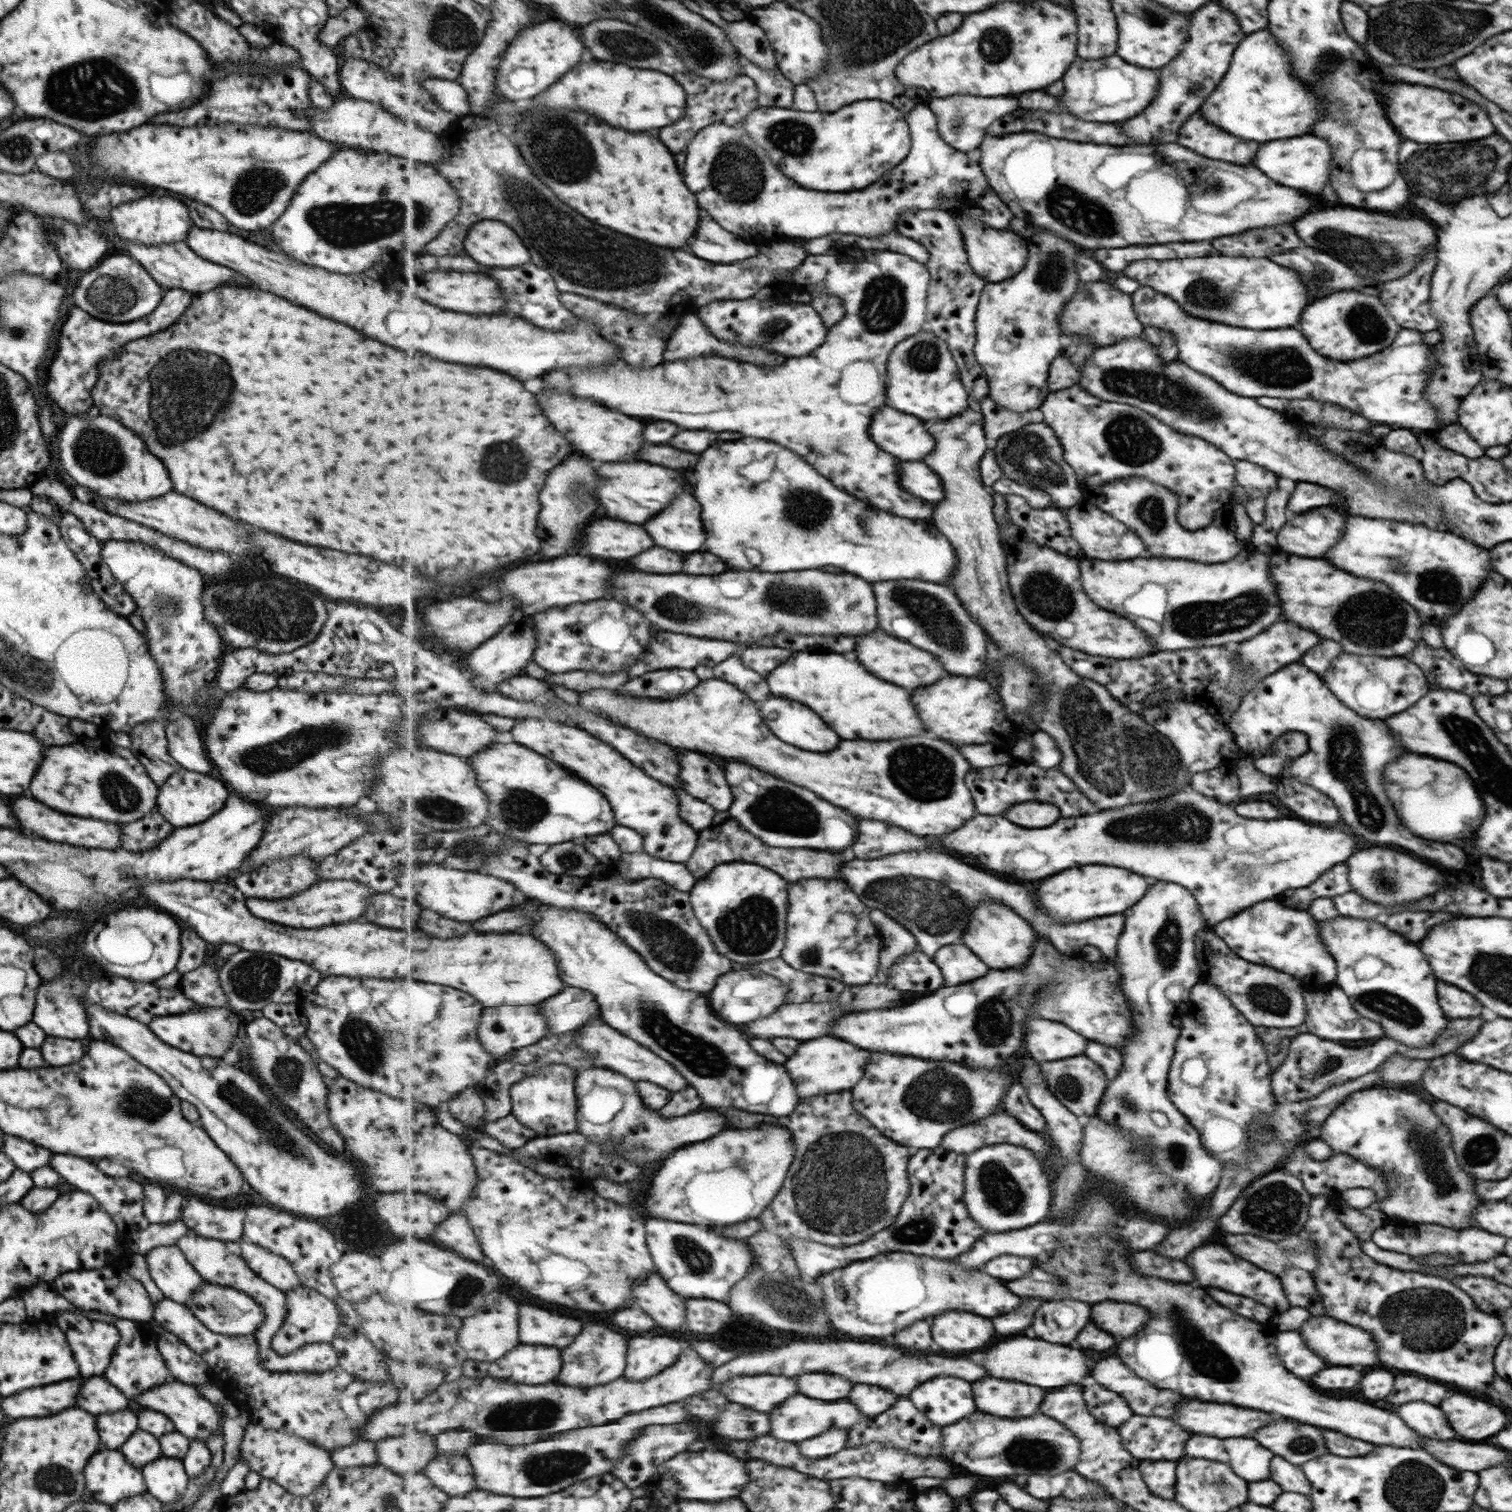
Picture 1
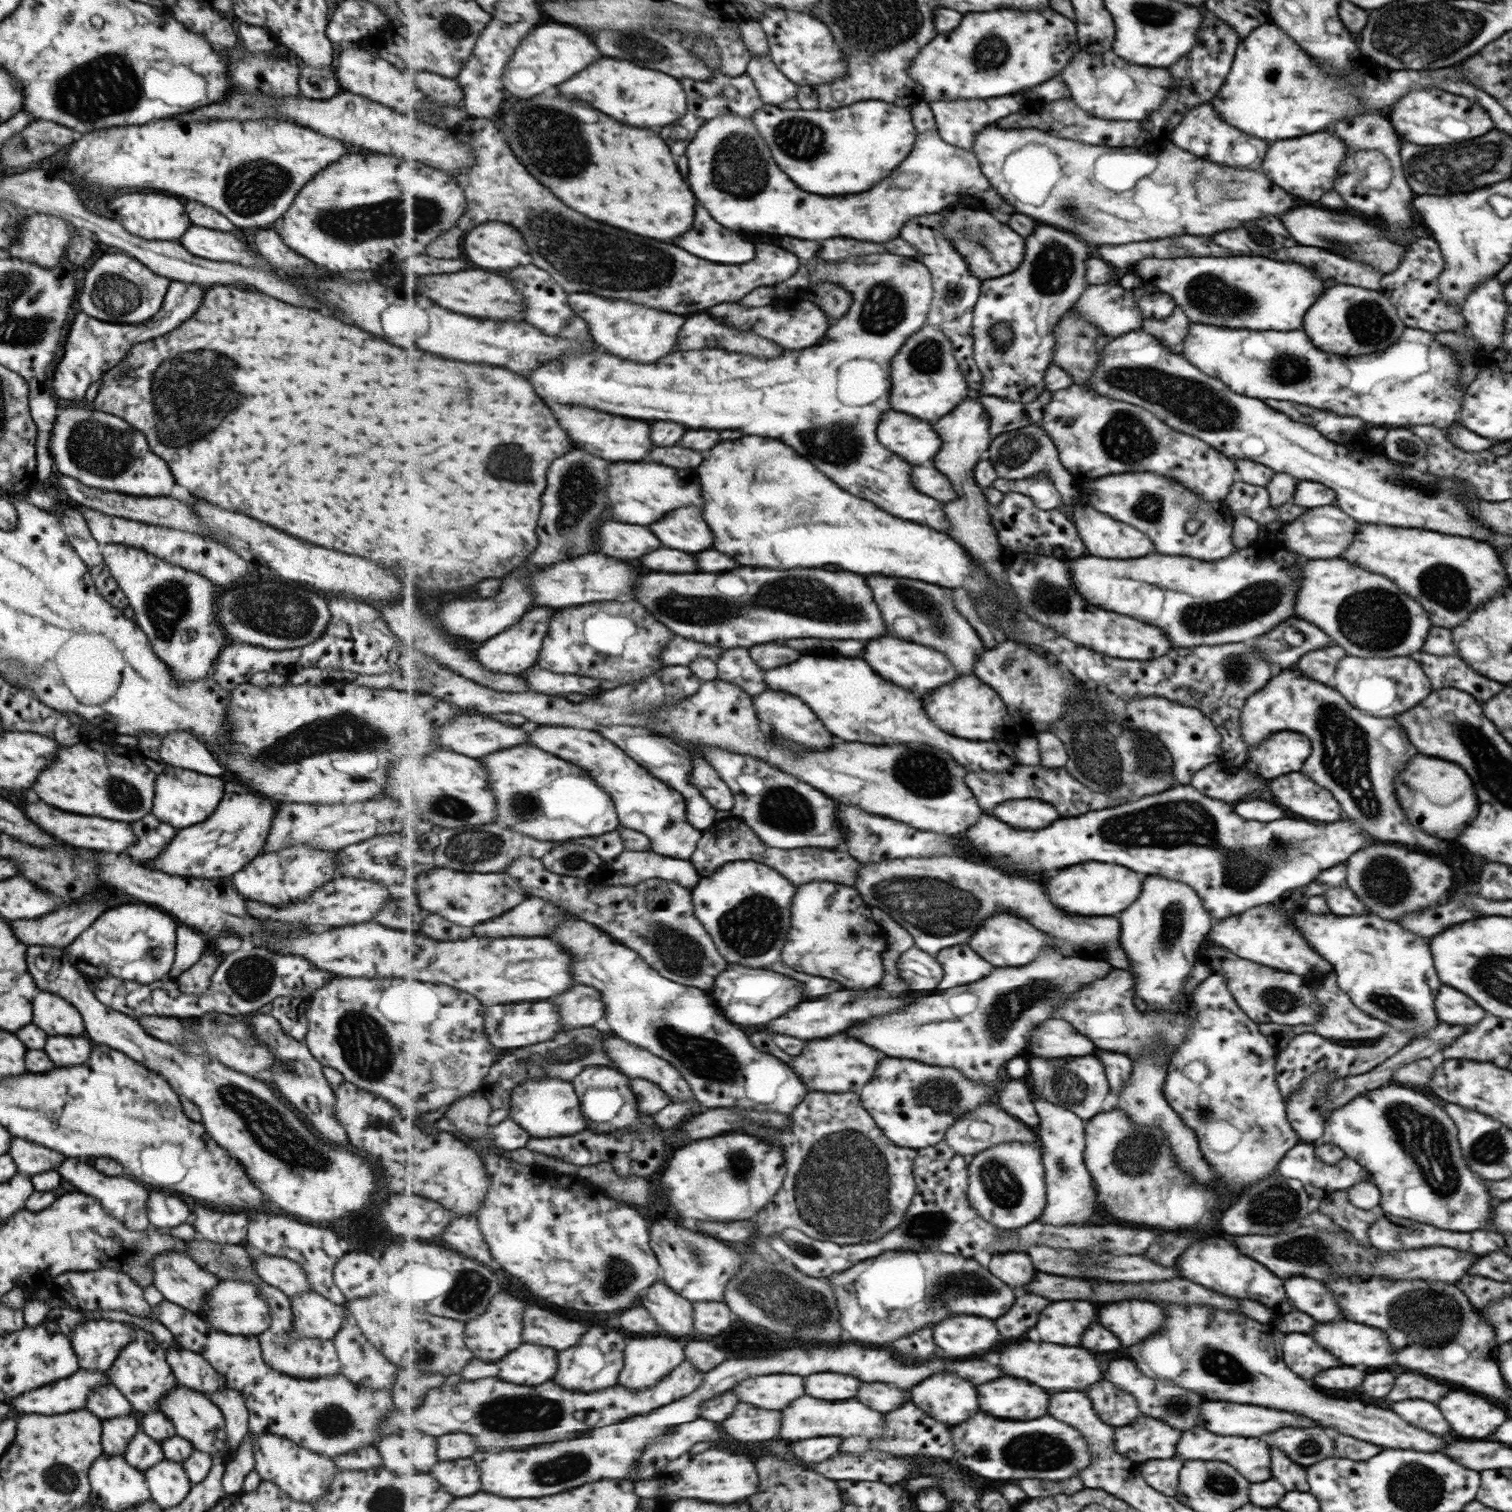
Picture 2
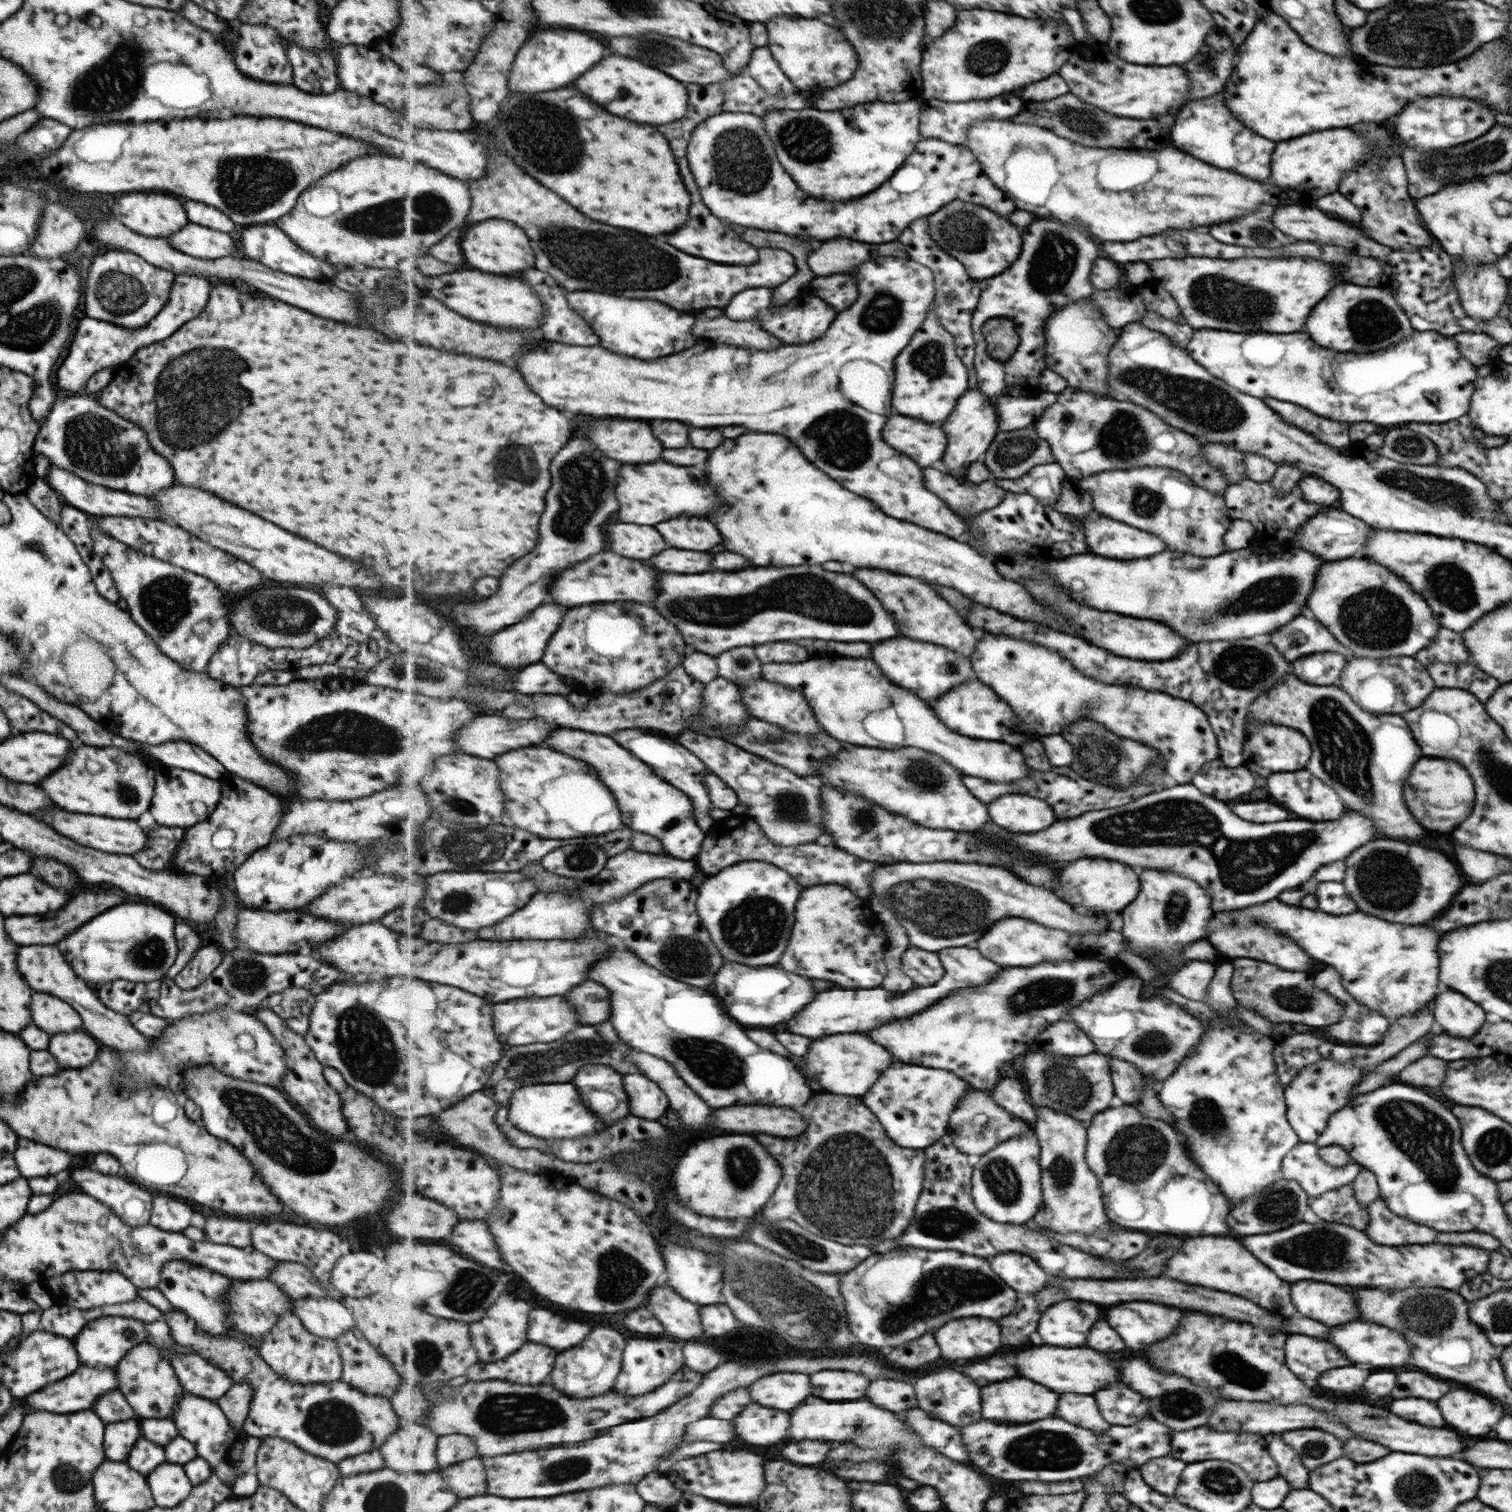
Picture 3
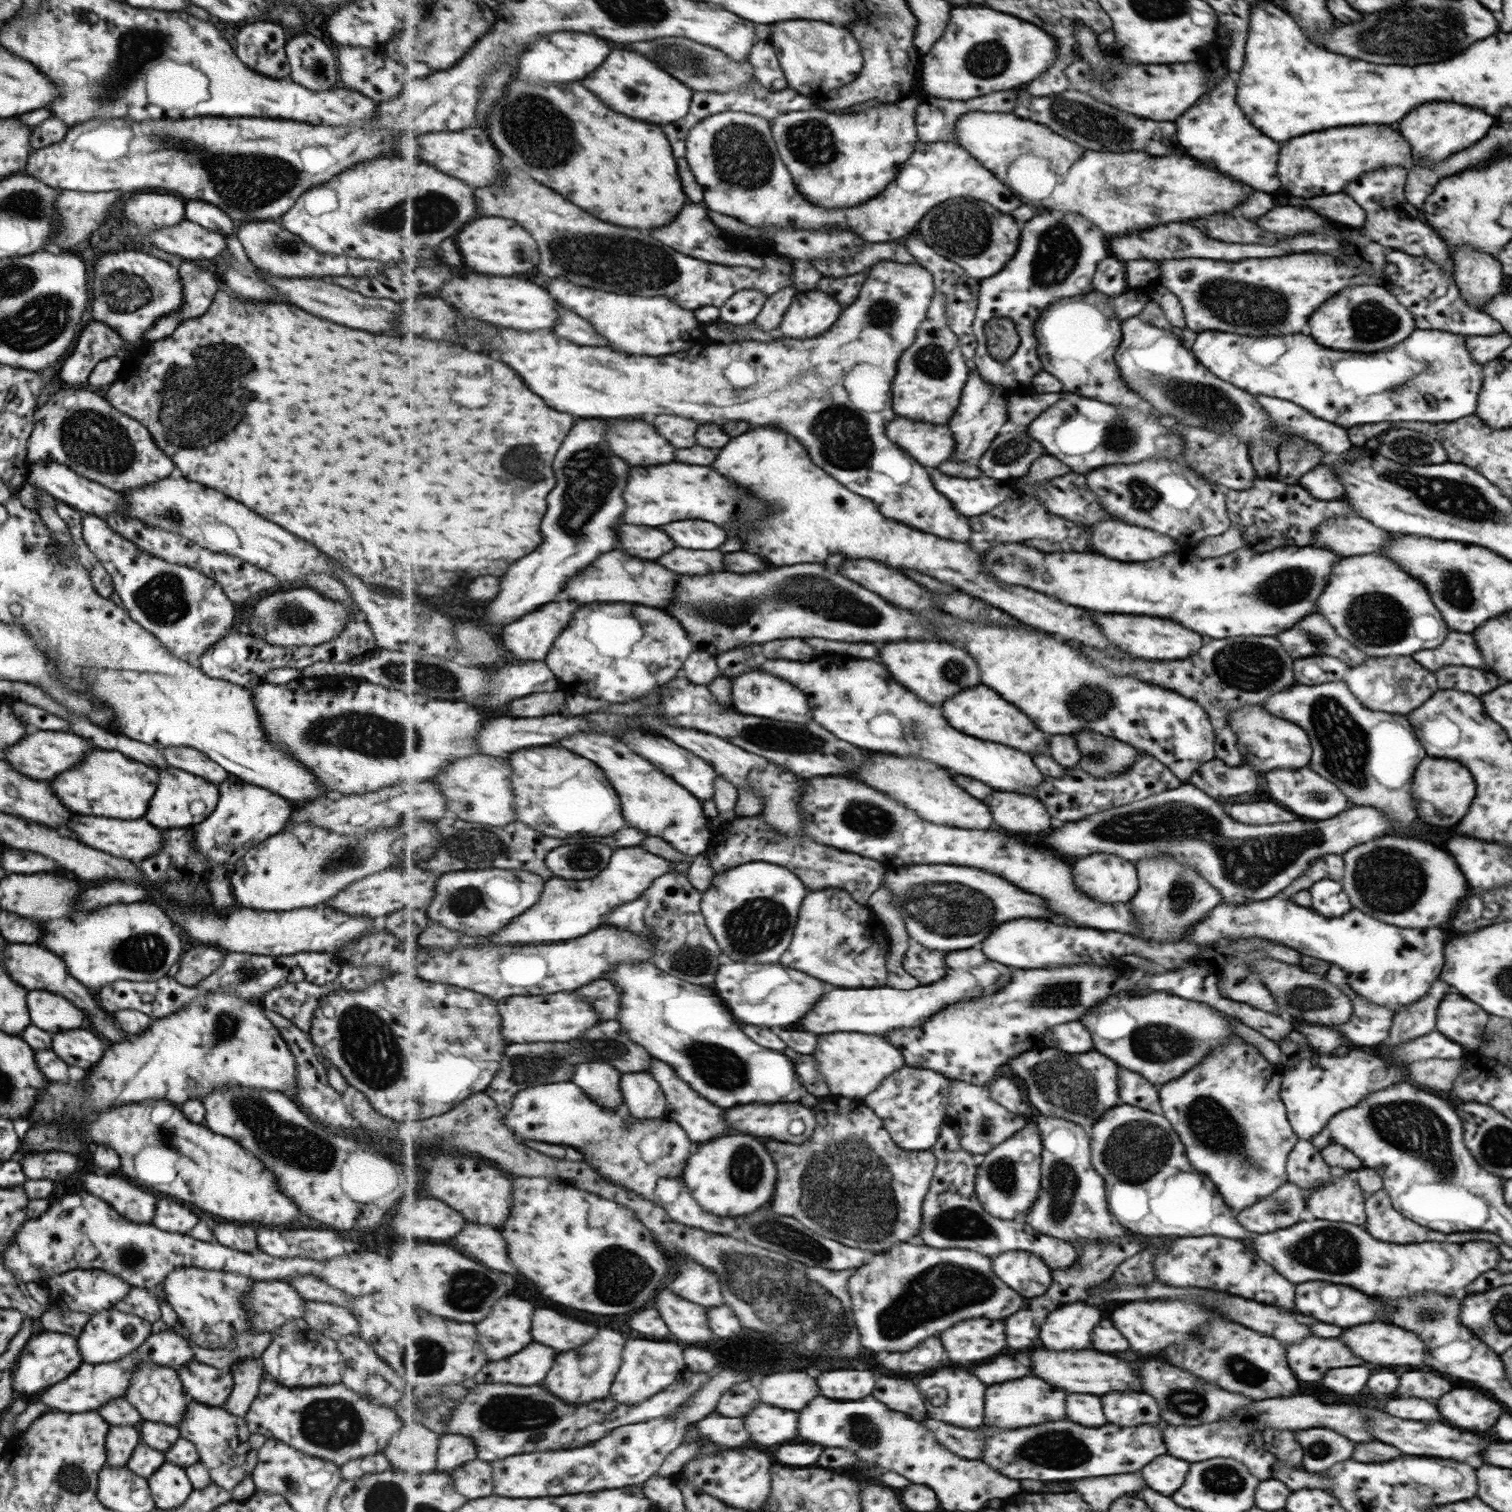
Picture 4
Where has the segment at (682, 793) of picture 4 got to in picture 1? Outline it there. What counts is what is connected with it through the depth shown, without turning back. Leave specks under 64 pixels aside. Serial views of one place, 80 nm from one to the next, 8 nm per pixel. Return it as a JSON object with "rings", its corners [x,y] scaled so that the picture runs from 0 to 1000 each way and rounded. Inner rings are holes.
{"rings":[[[342,475],[338,484],[341,491],[359,499],[360,501],[368,503],[374,508],[378,508],[378,511],[380,511],[382,513],[395,520],[405,532],[409,545],[420,548],[427,554],[426,563],[442,570],[454,570],[458,566],[462,550],[460,550],[460,548],[457,548],[449,540],[450,536],[446,522],[424,511],[424,508],[419,507],[419,504],[405,493],[384,481],[358,475]]]}

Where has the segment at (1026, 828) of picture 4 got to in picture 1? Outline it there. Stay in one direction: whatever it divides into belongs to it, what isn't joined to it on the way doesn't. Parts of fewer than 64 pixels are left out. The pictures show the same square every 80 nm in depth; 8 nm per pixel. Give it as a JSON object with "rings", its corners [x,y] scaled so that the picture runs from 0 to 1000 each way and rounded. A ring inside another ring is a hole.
{"rings":[[[683,529],[669,533],[665,540],[678,548],[692,548],[700,544],[702,537],[700,533]]]}

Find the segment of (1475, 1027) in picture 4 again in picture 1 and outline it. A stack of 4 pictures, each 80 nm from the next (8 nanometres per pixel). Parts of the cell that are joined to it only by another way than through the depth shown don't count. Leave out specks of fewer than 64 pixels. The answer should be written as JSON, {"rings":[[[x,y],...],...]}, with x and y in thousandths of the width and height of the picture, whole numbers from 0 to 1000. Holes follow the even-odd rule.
{"rings":[[[952,649],[950,651],[950,656],[952,667],[958,675],[974,673],[979,671],[979,662],[968,654]]]}

